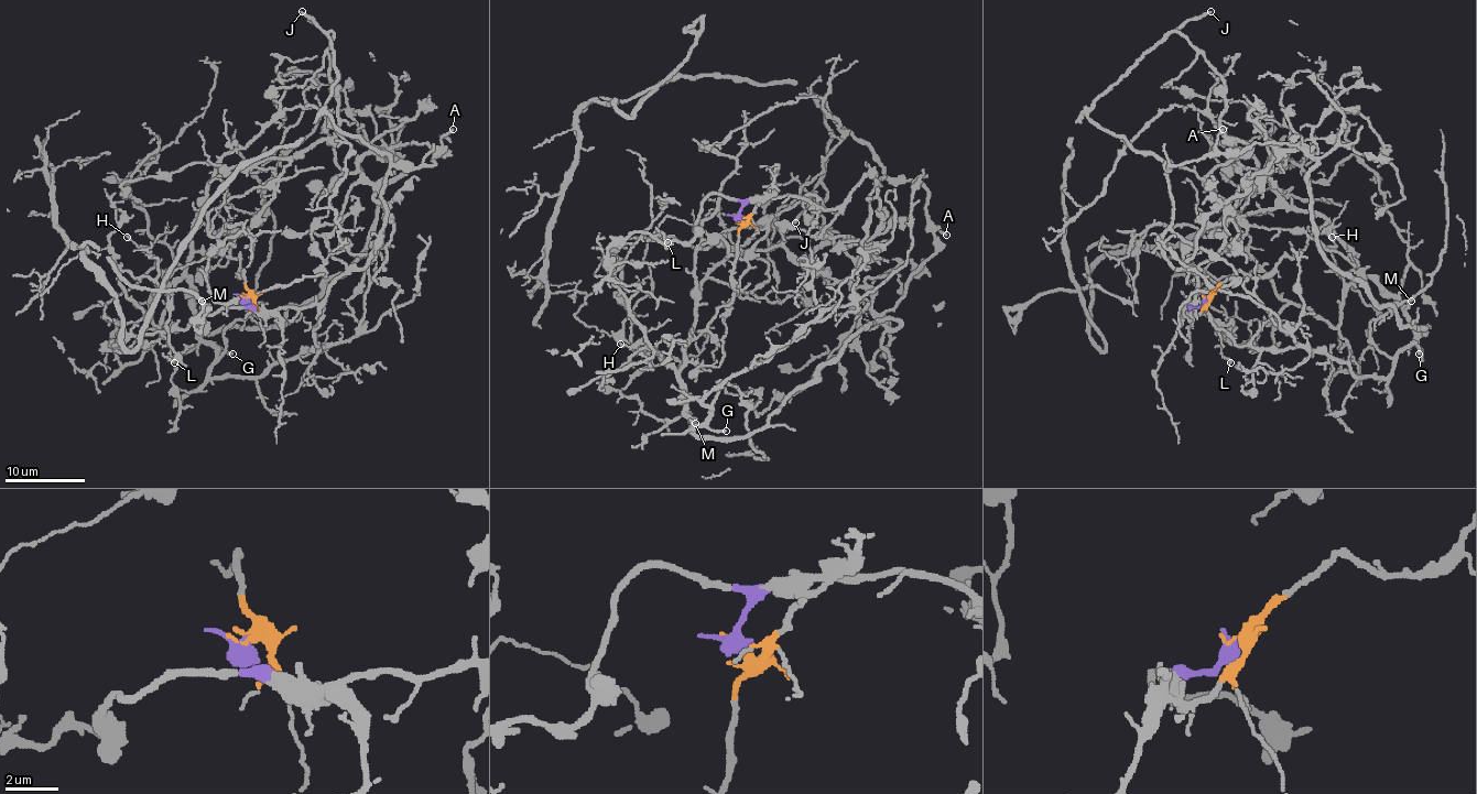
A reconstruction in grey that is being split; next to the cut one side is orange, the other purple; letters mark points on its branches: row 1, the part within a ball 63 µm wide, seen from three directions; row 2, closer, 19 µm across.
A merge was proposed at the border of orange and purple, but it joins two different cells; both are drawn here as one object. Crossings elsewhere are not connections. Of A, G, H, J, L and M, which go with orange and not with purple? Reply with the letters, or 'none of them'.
G, H, M

